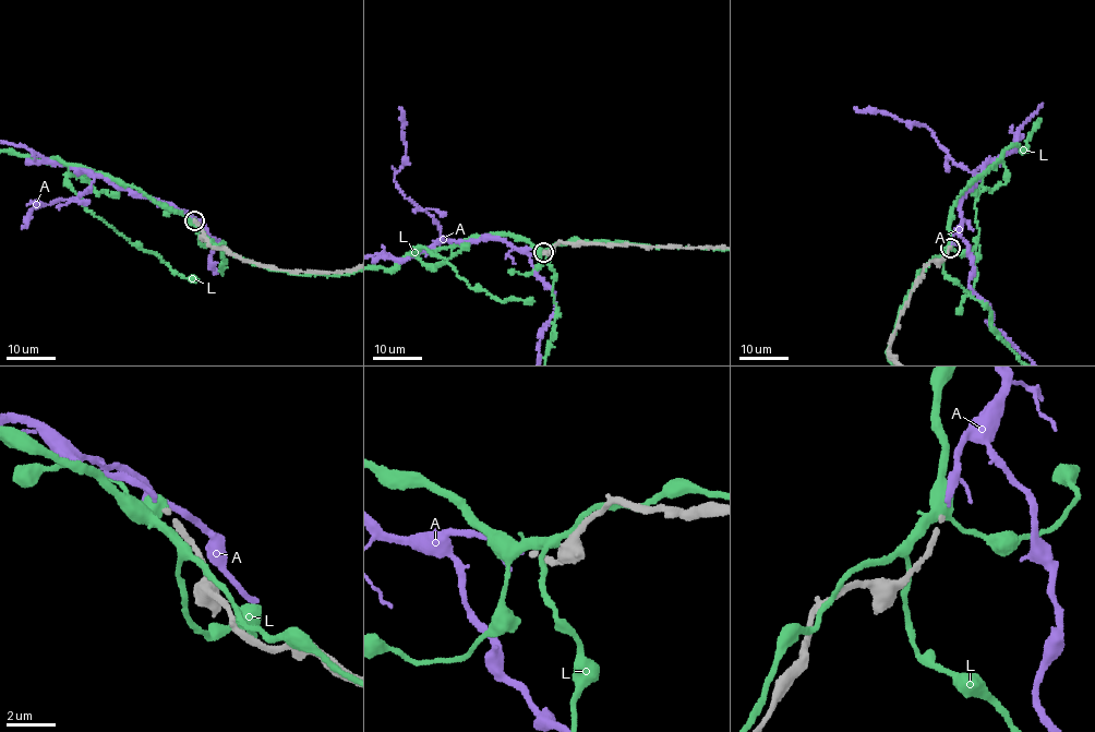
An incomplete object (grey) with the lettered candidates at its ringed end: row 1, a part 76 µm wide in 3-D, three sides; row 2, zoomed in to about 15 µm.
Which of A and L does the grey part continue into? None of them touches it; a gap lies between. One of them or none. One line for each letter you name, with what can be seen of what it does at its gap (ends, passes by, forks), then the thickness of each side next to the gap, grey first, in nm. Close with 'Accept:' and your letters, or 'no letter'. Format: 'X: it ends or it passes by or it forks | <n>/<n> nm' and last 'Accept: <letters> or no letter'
A: it ends | 170/200 nm
Accept: A

